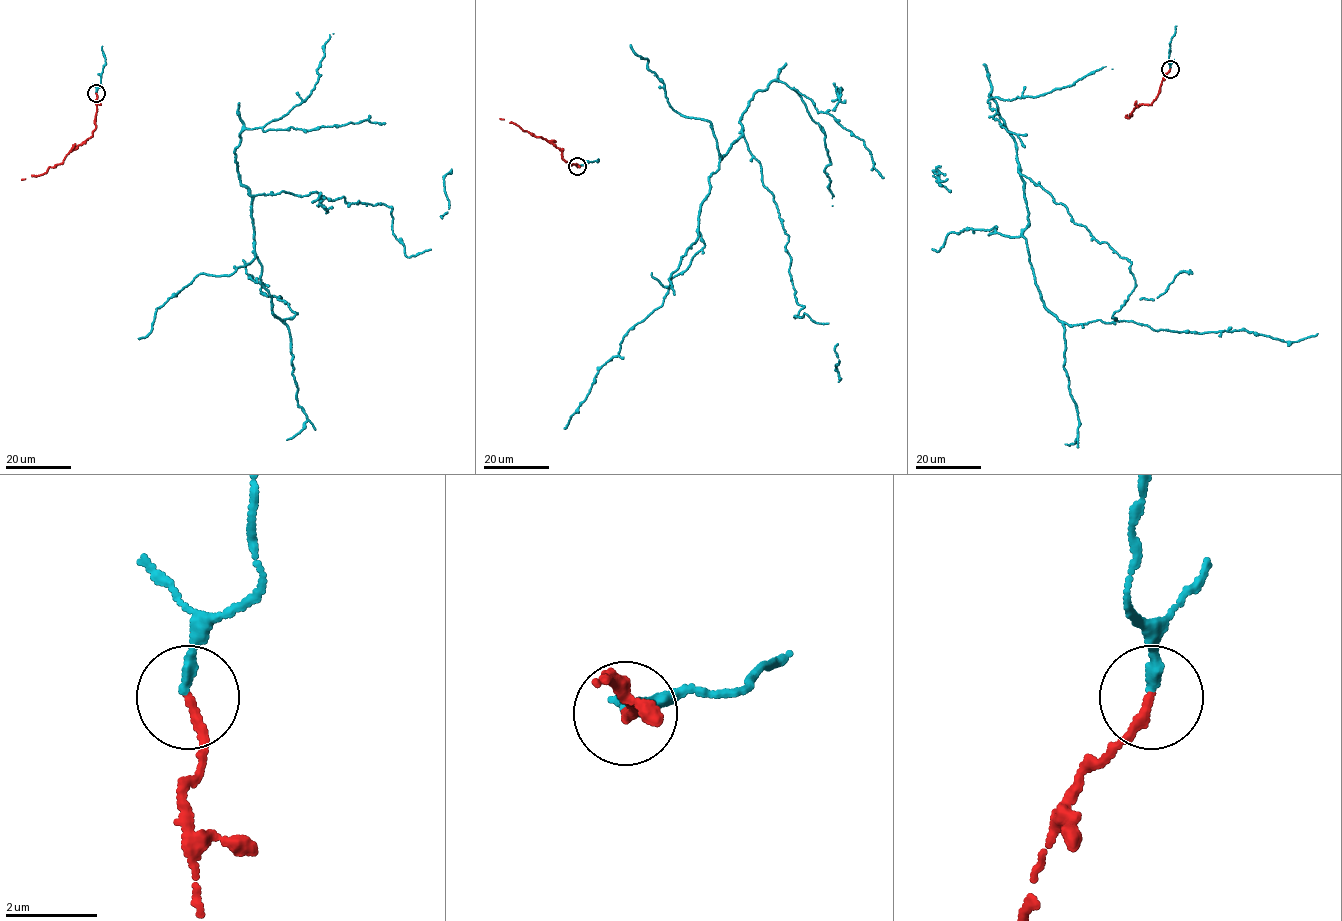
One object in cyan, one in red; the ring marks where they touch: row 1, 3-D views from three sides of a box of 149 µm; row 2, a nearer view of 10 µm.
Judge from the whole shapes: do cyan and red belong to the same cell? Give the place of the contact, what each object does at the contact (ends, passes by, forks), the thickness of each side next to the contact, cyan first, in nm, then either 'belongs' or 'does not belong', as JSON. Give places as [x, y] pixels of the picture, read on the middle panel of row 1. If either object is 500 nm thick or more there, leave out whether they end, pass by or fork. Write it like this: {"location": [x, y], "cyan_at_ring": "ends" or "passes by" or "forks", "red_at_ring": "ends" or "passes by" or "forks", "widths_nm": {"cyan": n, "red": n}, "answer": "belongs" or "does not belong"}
{"location": [577, 166], "cyan_at_ring": "ends", "red_at_ring": "ends", "widths_nm": {"cyan": 240, "red": 190}, "answer": "belongs"}

